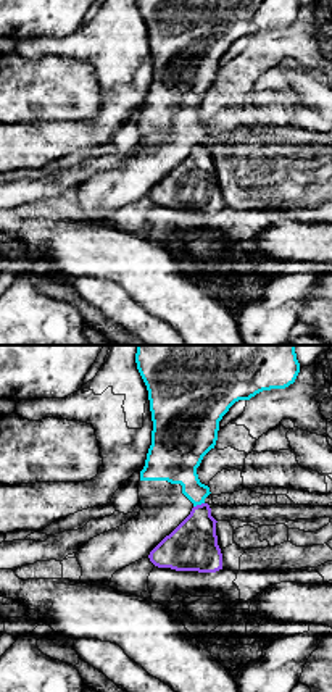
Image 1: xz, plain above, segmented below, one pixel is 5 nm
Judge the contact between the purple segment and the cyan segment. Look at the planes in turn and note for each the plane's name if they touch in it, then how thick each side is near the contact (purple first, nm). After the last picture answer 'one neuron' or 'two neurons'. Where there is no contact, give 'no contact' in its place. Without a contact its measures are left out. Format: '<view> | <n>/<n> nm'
xz | 240/220 nm

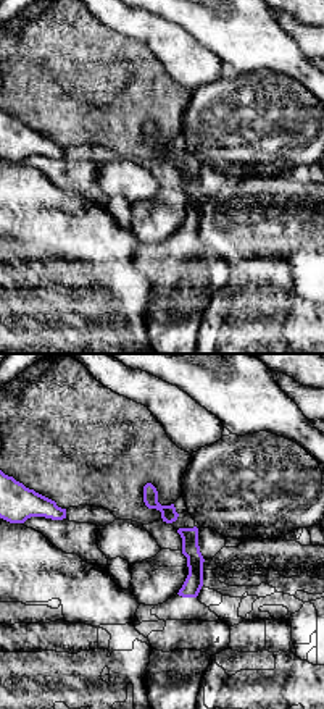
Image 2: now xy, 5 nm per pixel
no contact

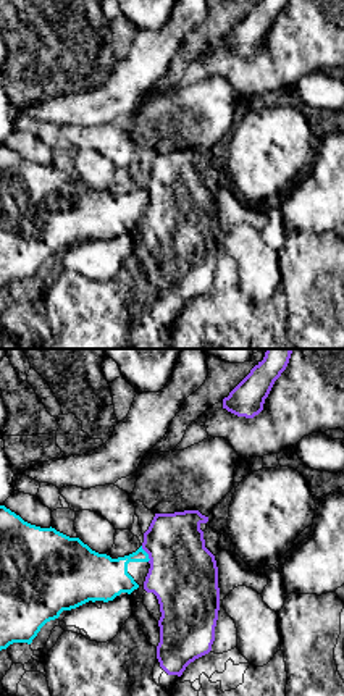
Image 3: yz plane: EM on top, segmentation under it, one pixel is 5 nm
yz | 340/200 nm

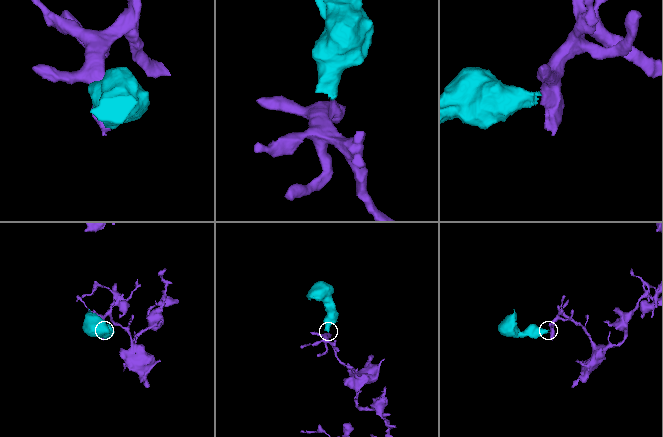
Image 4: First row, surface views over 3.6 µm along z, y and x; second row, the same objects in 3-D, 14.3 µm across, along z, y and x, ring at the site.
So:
two neurons

